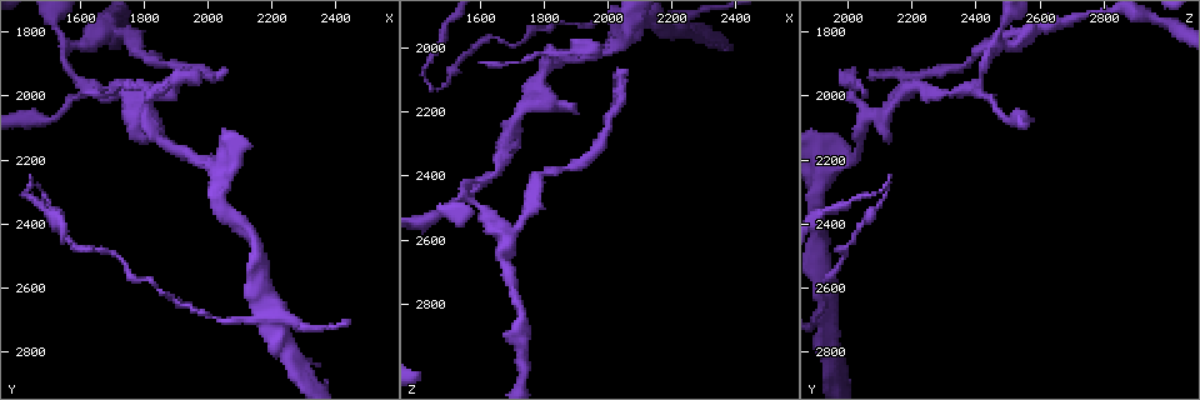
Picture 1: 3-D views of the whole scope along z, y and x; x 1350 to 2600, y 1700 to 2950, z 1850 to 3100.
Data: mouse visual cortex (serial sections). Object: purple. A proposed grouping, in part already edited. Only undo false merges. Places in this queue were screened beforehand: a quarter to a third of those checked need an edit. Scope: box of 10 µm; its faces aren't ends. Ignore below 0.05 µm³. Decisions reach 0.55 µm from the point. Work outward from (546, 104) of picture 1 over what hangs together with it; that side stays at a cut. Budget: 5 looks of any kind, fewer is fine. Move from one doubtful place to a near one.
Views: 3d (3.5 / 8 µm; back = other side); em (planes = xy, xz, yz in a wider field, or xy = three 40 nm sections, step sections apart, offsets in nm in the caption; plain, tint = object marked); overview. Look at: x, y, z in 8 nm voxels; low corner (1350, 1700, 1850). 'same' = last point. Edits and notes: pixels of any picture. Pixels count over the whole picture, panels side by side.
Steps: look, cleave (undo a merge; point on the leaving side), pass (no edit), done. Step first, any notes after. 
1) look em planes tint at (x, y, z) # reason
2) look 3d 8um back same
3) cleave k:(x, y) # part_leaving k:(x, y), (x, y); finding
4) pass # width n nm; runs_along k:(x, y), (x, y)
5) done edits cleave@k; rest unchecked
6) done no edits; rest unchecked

look 3d 3.5um back at (1800, 2060, 2070) # thin neck

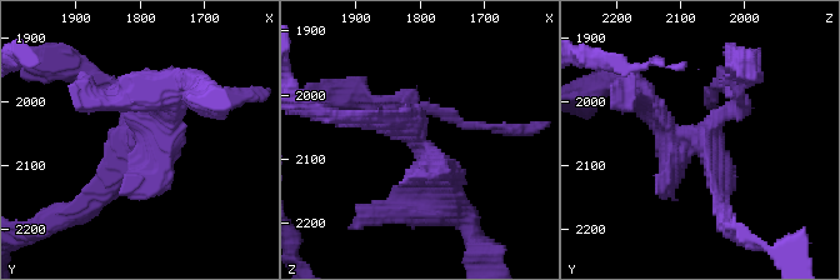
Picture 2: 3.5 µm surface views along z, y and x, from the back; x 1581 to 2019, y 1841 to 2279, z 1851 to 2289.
look em xy step 1 tint at (1800, 2055, 2070) # need the tissue

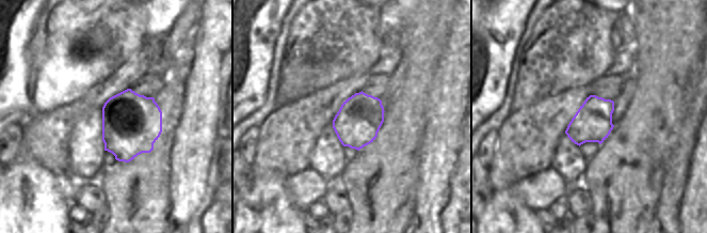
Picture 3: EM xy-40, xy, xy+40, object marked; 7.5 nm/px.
cleave 2:(453, 114) # a second cell is stuck on

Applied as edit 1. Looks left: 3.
look 3d 3.5um at (2050, 2230, 1950) # four-way junction

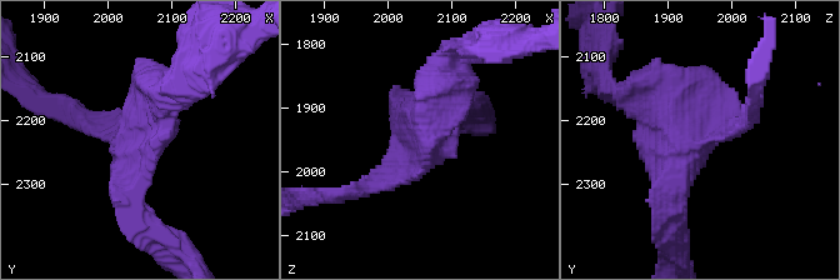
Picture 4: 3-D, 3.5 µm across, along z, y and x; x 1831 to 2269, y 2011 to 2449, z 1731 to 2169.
look em xy step 3 tint at (2050, 2220, 1945)

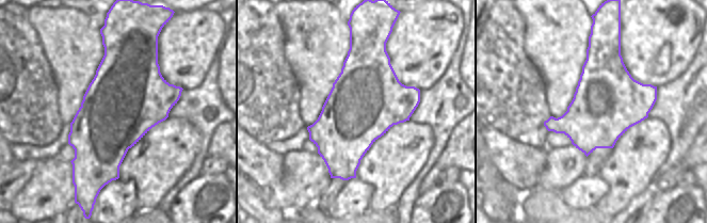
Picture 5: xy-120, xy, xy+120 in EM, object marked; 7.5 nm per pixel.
look em xy step 5 tint same # cut it another way

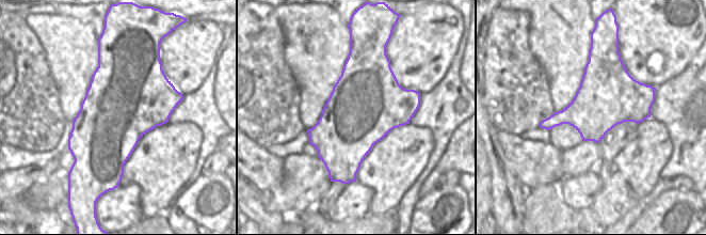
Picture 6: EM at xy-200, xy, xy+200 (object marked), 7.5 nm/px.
pass # all the same cell

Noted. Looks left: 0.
done edits cleave@2; rest unchecked

